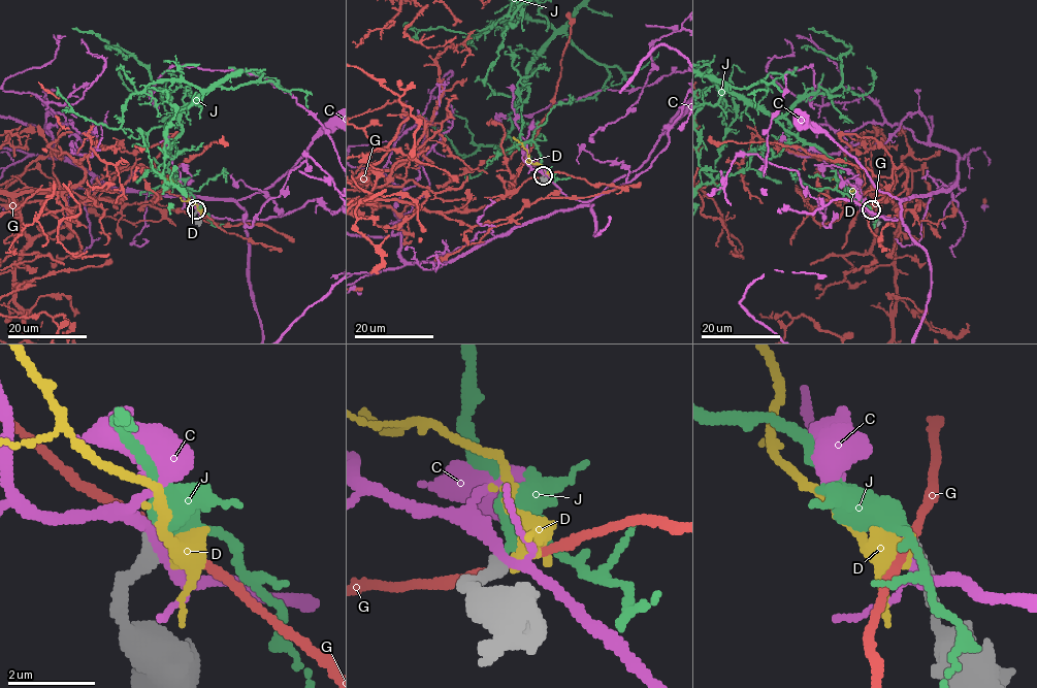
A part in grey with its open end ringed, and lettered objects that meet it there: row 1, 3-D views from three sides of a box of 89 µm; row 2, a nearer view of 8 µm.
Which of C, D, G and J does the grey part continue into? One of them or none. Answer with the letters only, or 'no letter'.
no letter

